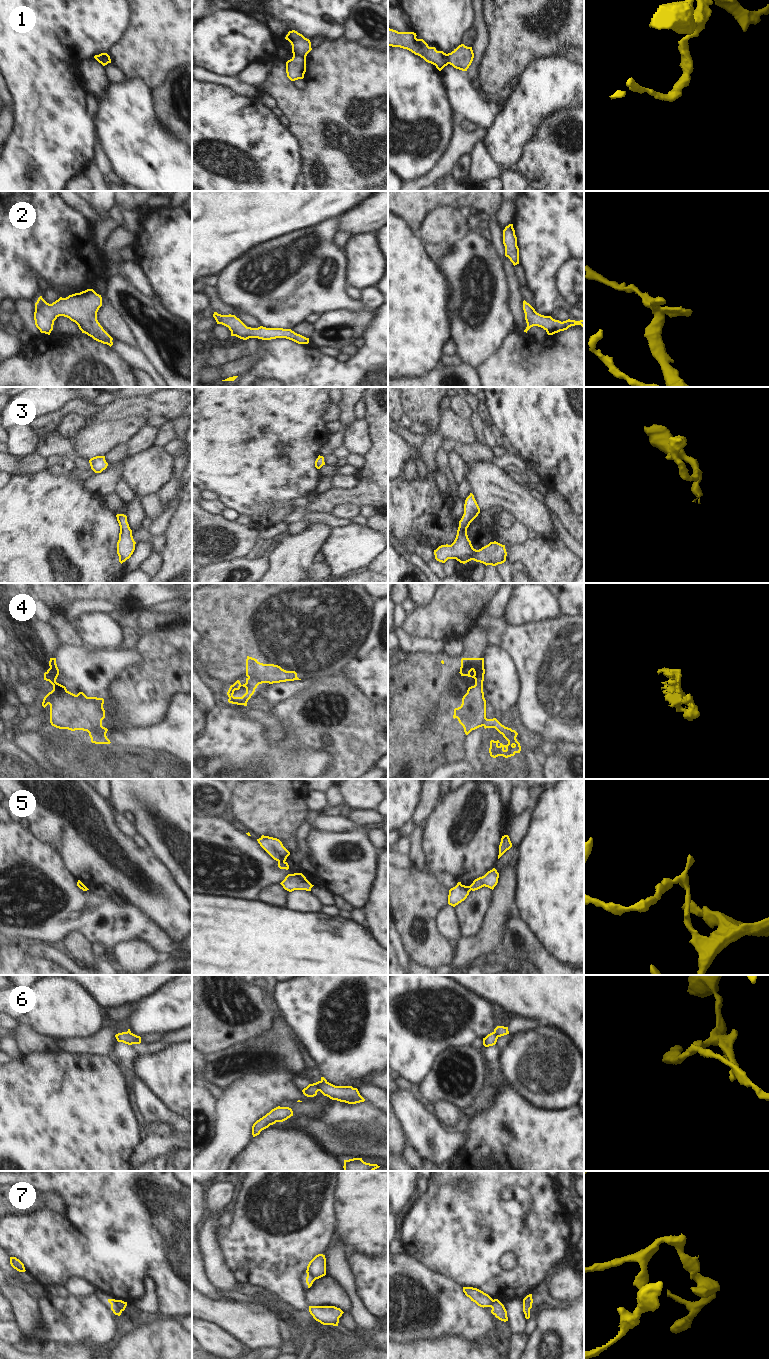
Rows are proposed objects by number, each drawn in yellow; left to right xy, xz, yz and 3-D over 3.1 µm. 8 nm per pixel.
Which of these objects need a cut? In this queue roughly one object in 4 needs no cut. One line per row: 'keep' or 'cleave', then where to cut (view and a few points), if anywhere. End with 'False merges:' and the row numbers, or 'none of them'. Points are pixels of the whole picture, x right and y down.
1: cleave; cut xz (293, 54), (305, 57)
2: keep; cut none
3: keep; cut none
4: cleave; cut xz (248, 677), (256, 686)
5: cleave; cut xz (284, 860), (278, 862)
6: cleave; cut xz (326, 1081), (321, 1081), (318, 1084), (317, 1090)
7: cleave; cut xy (114, 1300), (114, 1304), (121, 1311)
False merges: 1, 4, 5, 6, 7

